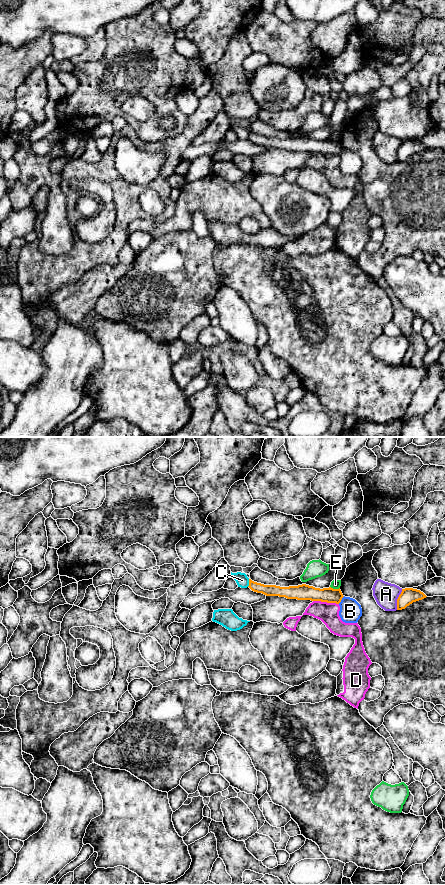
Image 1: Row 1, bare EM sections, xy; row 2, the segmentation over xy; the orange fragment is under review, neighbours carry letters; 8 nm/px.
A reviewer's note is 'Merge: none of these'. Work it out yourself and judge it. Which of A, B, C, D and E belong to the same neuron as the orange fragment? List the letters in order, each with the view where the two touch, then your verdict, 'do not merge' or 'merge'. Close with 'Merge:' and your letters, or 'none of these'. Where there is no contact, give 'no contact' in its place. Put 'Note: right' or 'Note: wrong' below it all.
A: meets orange in xy; do not merge
B: meets orange in xy; do not merge
C: meets orange in xy; do not merge
D: meets orange in xy; do not merge
E: meets orange in xy; do not merge
Merge: none of these
Note: right

